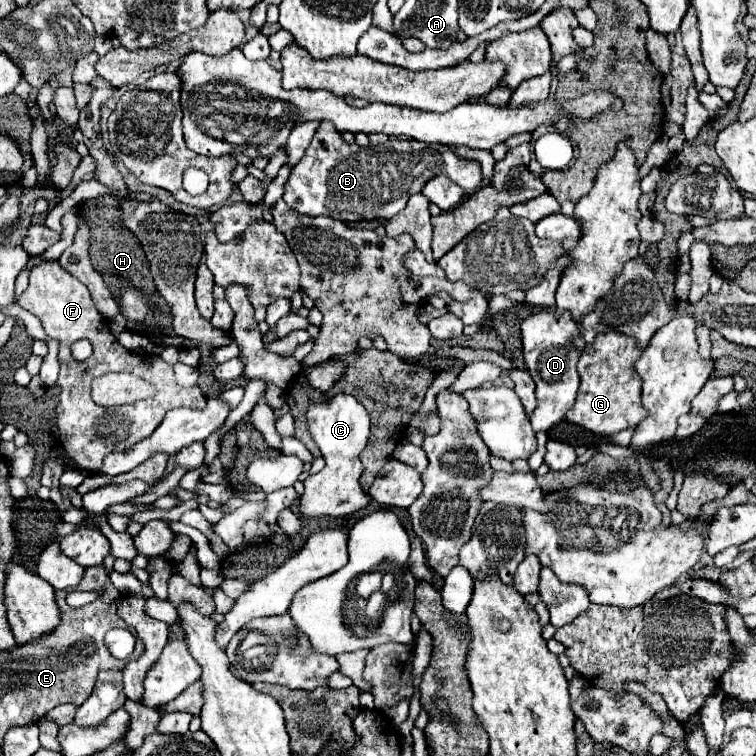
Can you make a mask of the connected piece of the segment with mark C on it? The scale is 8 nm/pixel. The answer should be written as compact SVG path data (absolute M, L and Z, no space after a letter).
M337 392L333 398L325 400L325 402L315 402L315 404L309 406L307 424L309 424L309 434L313 438L313 442L319 446L319 450L321 450L327 464L321 472L311 474L305 480L305 492L301 496L299 512L305 514L305 516L311 516L311 518L317 518L317 516L335 516L335 518L339 518L339 516L355 514L357 510L365 508L369 504L371 496L365 494L361 490L361 484L359 484L359 478L363 472L360 453L365 449L367 438L369 438L369 414L363 408L363 404L359 400L355 400L353 396L345 394L345 392Z

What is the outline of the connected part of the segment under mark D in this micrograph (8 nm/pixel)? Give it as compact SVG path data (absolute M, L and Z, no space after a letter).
M543 310L531 314L521 322L521 340L523 340L523 356L527 362L527 370L537 384L537 408L531 412L529 420L535 432L547 432L553 424L563 420L565 412L573 406L577 390L579 390L579 374L577 362L581 350L573 344L573 338L579 336L577 322L571 320L569 312L555 316L551 310Z

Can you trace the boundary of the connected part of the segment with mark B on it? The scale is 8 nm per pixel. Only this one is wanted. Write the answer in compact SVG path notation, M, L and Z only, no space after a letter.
M321 122L307 152L291 170L285 182L283 200L303 216L331 216L343 222L391 218L399 214L407 200L423 190L427 180L445 174L467 194L473 194L483 180L477 160L461 158L443 144L423 144L419 140L391 138L377 146L357 146L343 142L331 122Z

